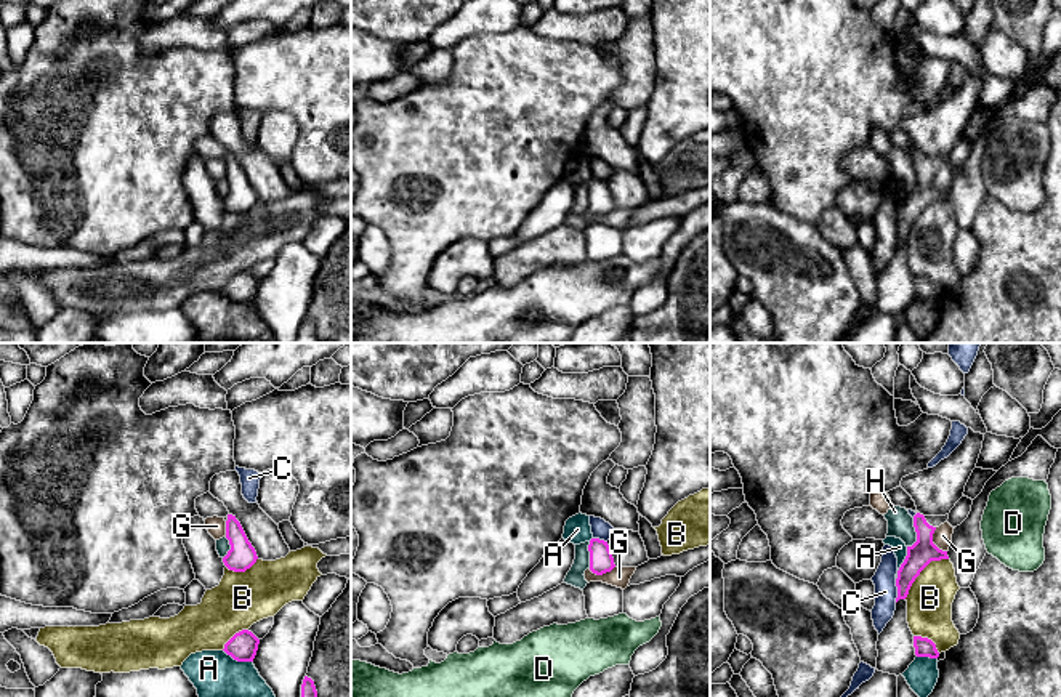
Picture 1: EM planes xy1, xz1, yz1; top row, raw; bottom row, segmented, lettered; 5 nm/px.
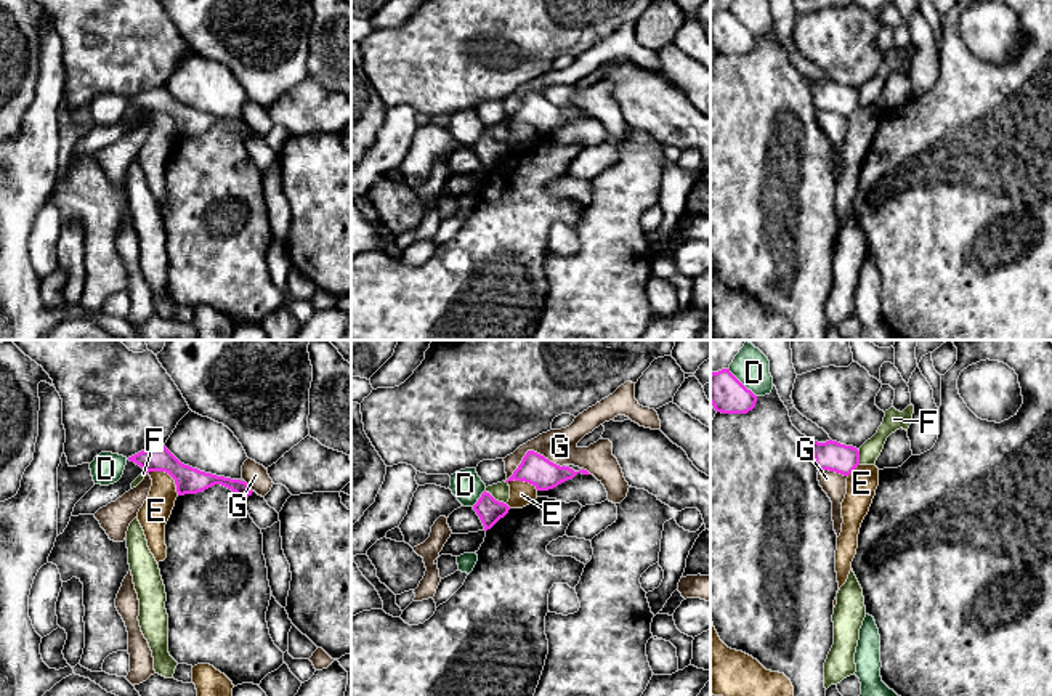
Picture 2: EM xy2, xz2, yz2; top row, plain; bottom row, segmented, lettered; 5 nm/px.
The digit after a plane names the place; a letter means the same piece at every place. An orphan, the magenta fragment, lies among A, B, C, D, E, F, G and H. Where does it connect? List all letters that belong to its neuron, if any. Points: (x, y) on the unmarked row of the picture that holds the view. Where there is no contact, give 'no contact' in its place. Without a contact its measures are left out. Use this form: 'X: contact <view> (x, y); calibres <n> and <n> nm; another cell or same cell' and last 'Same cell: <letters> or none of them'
A: contact xy1 (238, 302); calibres 150 and 240 nm; another cell
B: contact yz1 (920, 212); calibres 120 and 220 nm; another cell
C: contact yz1 (898, 231); calibres 120 and 110 nm; another cell
D: contact yz2 (740, 23); calibres 180 and 160 nm; another cell
E: contact xy2 (169, 114); calibres 140 and 150 nm; another cell
F: contact xz2 (494, 140); calibres 130 and 90 nm; another cell
G: contact xz2 (531, 92); calibres 160 and 180 nm; another cell
H: contact yz1 (917, 175); calibres 120 and 130 nm; another cell
Same cell: none of them

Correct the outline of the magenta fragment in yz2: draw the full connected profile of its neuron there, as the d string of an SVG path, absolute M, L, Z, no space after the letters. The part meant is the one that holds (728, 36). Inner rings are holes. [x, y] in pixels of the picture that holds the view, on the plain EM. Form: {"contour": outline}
{"contour": "M730 10L710 14L710 45L722 55L747 55L757 37L747 30Z"}

